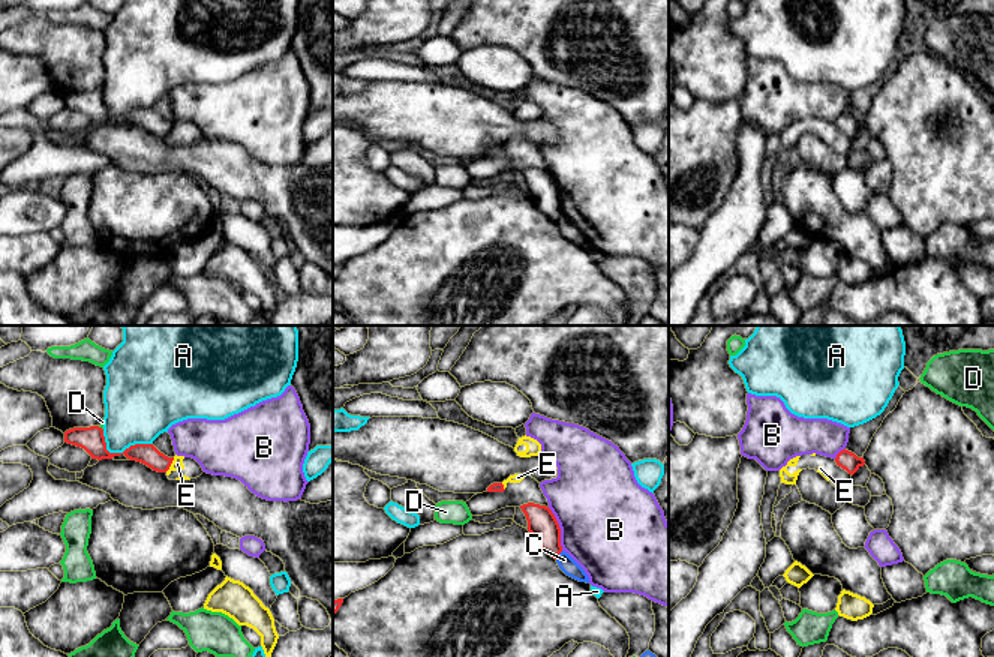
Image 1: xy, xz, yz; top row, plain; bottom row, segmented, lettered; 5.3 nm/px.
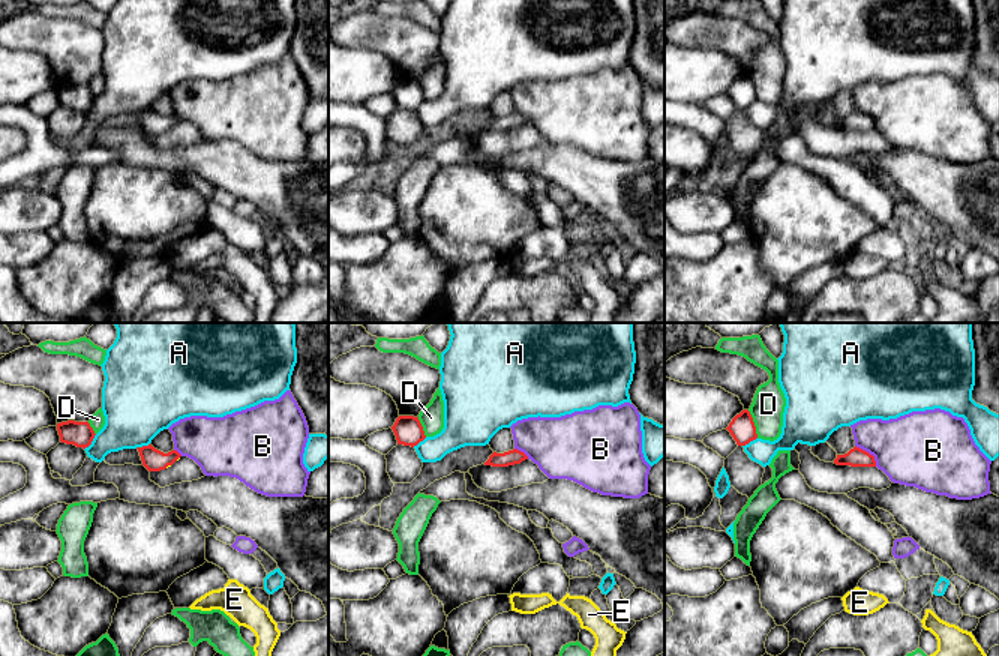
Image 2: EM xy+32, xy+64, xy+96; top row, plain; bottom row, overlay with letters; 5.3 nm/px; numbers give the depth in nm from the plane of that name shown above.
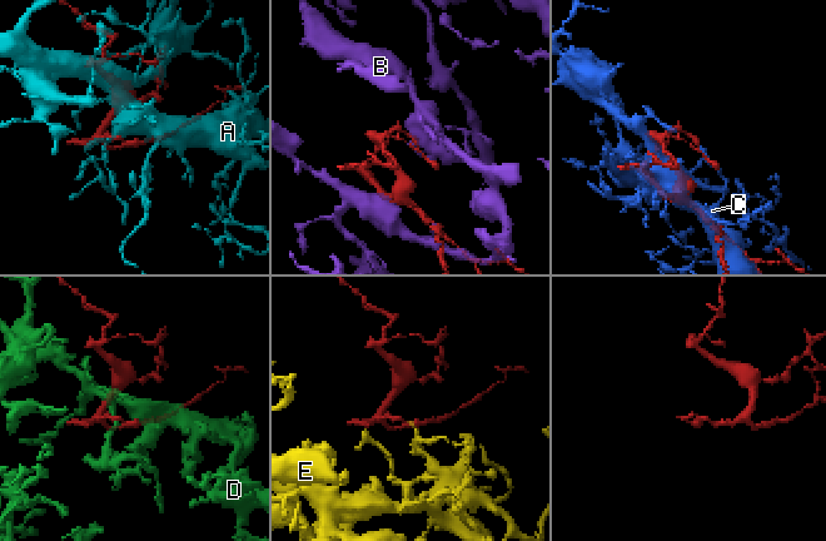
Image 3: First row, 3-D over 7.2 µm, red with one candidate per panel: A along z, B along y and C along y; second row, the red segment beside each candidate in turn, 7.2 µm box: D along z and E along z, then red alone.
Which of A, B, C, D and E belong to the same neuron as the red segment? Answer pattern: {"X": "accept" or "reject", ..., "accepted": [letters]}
{"A": "reject", "B": "reject", "C": "reject", "D": "reject", "E": "reject", "accepted": []}

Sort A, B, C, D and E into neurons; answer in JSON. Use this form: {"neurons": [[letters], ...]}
{"neurons": [["A"], ["B"], ["C"], ["D"], ["E"]]}

